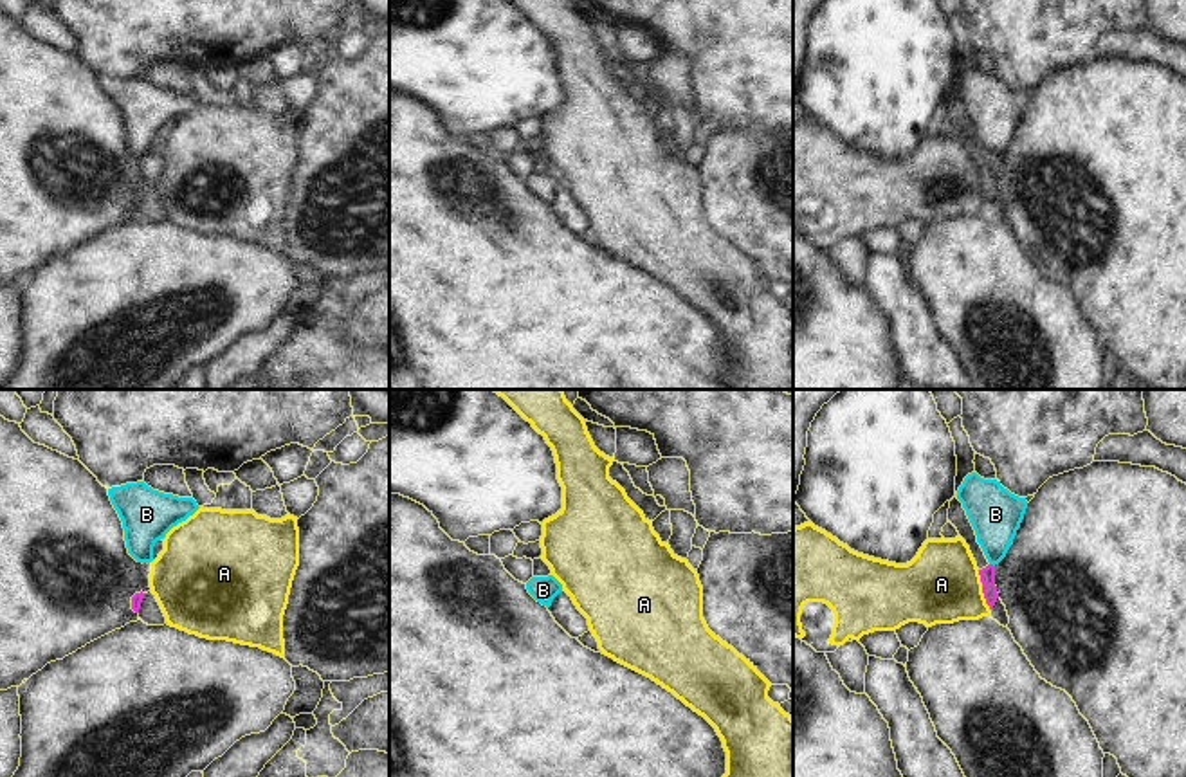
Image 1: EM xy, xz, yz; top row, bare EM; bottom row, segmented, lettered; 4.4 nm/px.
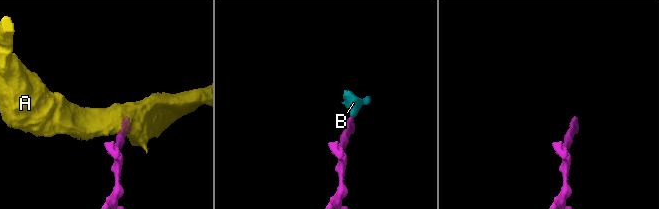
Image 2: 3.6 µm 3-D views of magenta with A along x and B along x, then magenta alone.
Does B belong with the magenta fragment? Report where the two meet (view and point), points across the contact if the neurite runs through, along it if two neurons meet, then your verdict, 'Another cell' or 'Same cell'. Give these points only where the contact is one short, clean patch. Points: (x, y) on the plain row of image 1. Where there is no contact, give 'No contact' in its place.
Touches magenta at yz (992, 161). Path across: yz (986, 170), (992, 161), (995, 110). Same cell.

